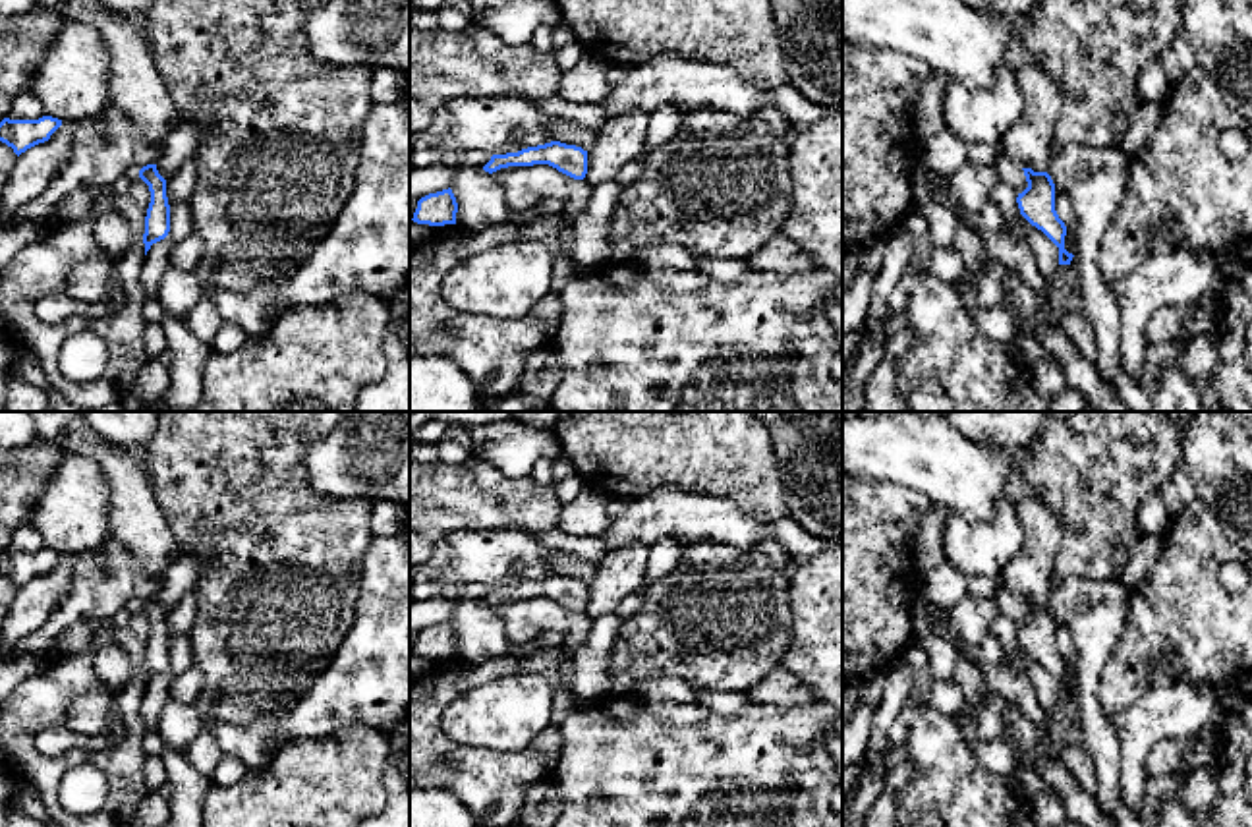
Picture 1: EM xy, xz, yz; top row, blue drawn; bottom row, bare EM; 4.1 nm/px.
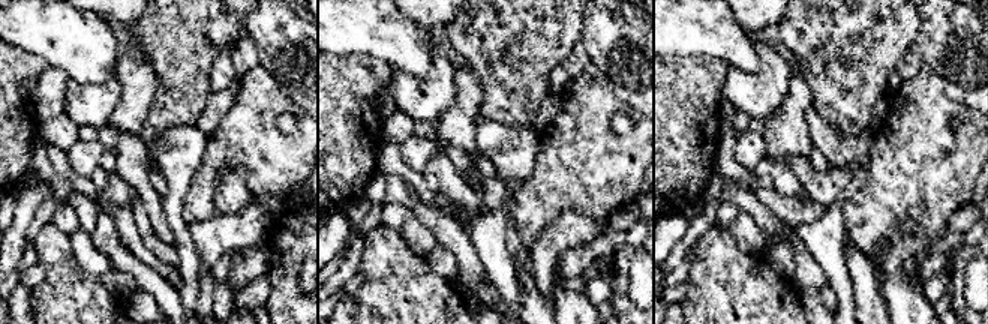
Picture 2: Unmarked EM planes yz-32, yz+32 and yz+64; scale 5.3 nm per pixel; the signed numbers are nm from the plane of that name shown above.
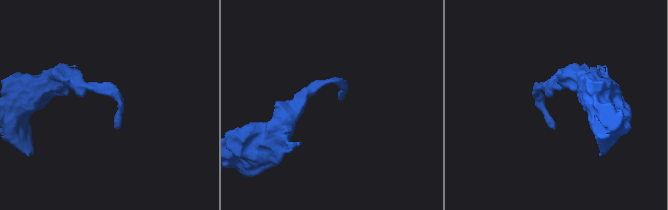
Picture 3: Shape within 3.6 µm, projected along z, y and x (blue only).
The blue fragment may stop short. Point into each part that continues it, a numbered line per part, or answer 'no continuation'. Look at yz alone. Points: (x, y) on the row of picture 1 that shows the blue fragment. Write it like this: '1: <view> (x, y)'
no continuation

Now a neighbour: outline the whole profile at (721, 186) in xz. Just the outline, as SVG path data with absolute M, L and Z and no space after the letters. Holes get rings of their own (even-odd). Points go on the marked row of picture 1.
M717 108L682 112L678 133L665 145L645 151L641 176L624 187L609 228L609 243L628 242L636 249L674 243L701 257L746 259L777 236L792 205L788 168L790 147L759 116L738 116Z

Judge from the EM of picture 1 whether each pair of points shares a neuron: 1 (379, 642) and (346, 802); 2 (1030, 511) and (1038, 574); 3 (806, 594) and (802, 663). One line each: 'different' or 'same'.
1: different
2: same
3: same

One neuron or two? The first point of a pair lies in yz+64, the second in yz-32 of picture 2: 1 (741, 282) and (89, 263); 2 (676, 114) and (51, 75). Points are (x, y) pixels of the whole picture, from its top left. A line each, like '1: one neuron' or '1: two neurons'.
1: two neurons
2: two neurons

